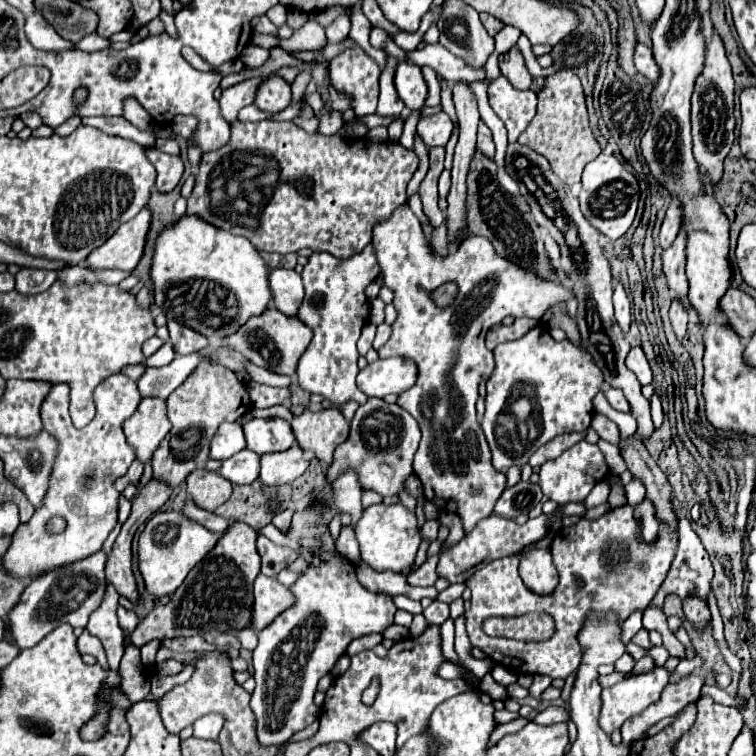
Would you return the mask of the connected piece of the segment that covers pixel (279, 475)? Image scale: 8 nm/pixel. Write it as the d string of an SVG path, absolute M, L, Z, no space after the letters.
M294 445L284 453L268 453L262 457L262 471L260 481L268 485L284 485L292 483L308 469L310 461L306 459L304 451Z

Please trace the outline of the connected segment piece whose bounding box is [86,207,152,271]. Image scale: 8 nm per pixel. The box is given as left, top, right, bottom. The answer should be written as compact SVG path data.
M144 207L134 219L126 221L102 247L88 255L88 265L92 269L134 271L144 255L150 219L152 213L148 207Z

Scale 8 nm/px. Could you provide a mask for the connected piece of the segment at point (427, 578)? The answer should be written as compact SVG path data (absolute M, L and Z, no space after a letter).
M438 555L436 557L428 557L426 563L418 571L414 571L414 573L410 573L406 577L408 585L422 585L422 587L434 585L434 581L438 579L438 575L436 575L436 563L438 563Z

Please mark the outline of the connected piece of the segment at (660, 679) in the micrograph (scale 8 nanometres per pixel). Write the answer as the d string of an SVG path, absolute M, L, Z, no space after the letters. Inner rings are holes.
M658 667L644 675L634 675L626 681L604 688L601 693L602 711L599 715L599 725L610 735L614 729L632 717L642 713L648 705L652 705L662 689L668 683L668 671Z

